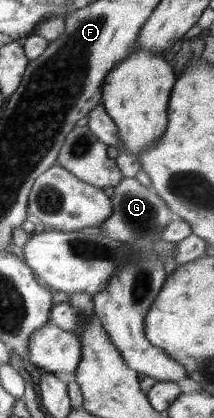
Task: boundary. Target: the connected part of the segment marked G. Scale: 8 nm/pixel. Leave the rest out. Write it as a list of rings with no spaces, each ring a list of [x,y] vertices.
[[[124,178],[114,187],[111,202],[112,216],[106,223],[99,225],[104,228],[100,234],[110,240],[122,241],[130,252],[134,253],[132,253],[132,260],[126,262],[122,271],[117,271],[117,276],[112,278],[106,289],[93,297],[94,316],[104,326],[106,334],[132,370],[141,371],[142,374],[156,381],[180,382],[188,378],[188,371],[179,362],[169,357],[164,349],[152,345],[144,333],[147,312],[167,280],[164,266],[156,262],[158,253],[154,251],[154,242],[162,239],[162,231],[166,229],[166,225],[176,221],[179,216],[169,210],[154,190],[142,186],[135,178]]]

